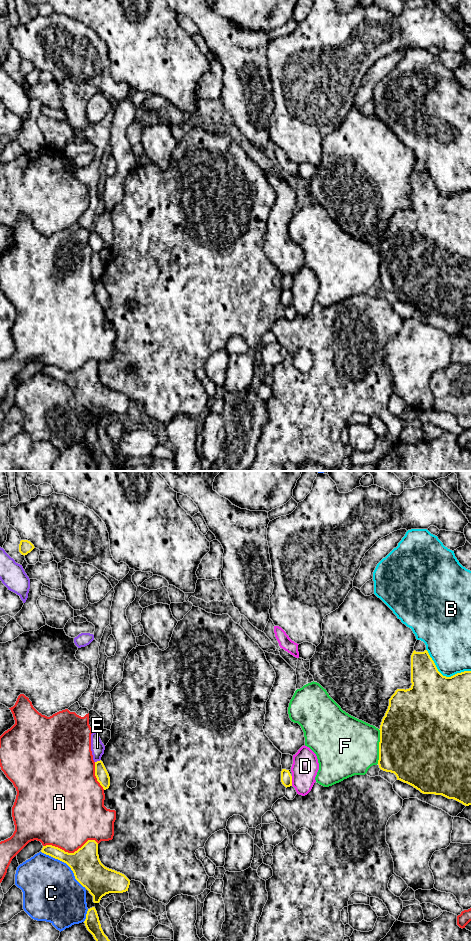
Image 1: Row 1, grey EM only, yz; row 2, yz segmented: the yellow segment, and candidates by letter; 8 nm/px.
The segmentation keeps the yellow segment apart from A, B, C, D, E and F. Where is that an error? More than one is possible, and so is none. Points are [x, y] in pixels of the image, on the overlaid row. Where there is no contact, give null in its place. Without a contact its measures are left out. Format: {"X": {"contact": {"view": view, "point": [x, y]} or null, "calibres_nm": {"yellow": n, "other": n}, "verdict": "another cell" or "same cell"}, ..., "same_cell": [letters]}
{"A": {"contact": {"view": "yz", "point": [70, 853]}, "calibres_nm": {"yellow": 240, "other": 440}, "verdict": "another cell"}, "B": {"contact": {"view": "yz", "point": [444, 676]}, "calibres_nm": {"yellow": 500, "other": 420}, "verdict": "another cell"}, "C": {"contact": {"view": "yz", "point": [66, 863]}, "calibres_nm": {"yellow": 240, "other": 440}, "verdict": "another cell"}, "D": {"contact": {"view": "yz", "point": [291, 781]}, "calibres_nm": {"yellow": 90, "other": 220}, "verdict": "another cell"}, "E": {"contact": {"view": "yz", "point": [97, 761]}, "calibres_nm": {"yellow": 100, "other": 110}, "verdict": "another cell"}, "F": {"contact": {"view": "yz", "point": [379, 746]}, "calibres_nm": {"yellow": 500, "other": 460}, "verdict": "another cell"}, "same_cell": []}

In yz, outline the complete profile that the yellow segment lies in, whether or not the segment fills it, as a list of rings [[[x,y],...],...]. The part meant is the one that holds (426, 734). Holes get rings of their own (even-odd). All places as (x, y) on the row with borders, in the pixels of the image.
[[[427,650],[411,655],[411,687],[397,689],[380,725],[379,768],[394,773],[423,794],[442,795],[472,805],[472,671],[443,676]]]

